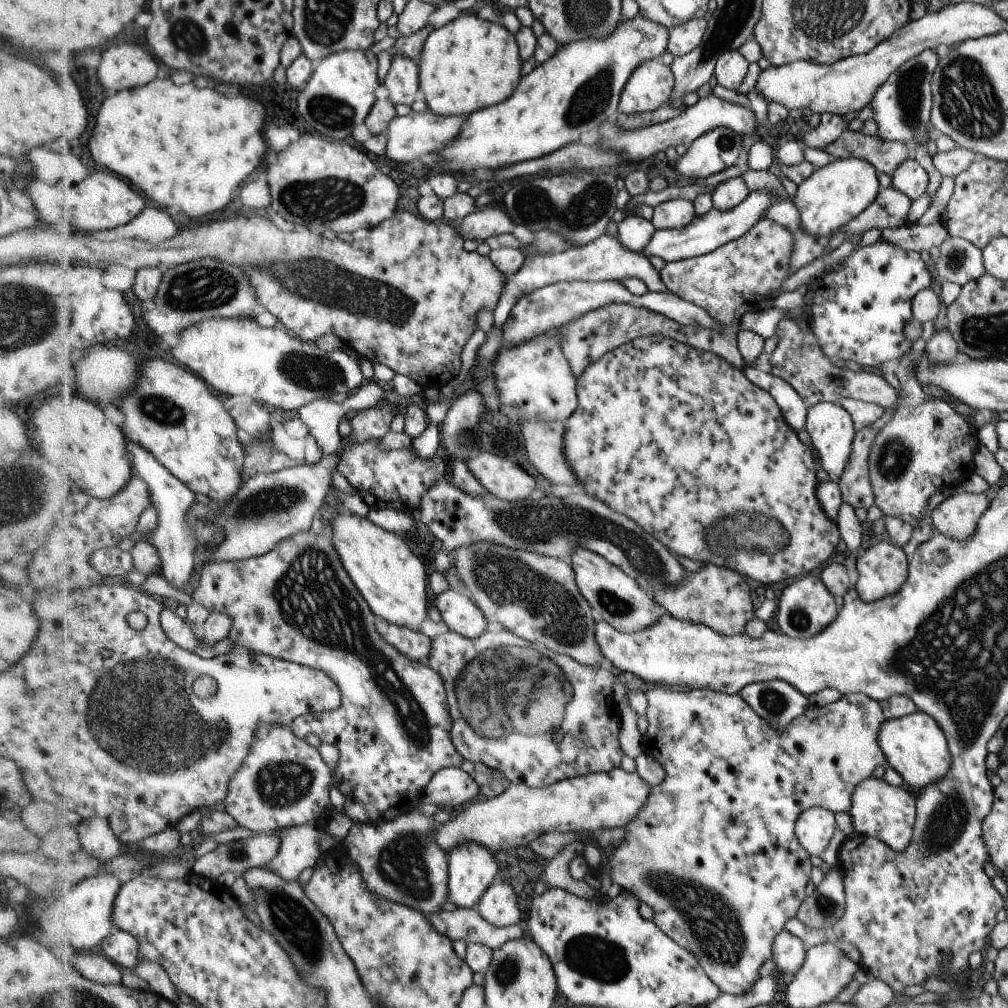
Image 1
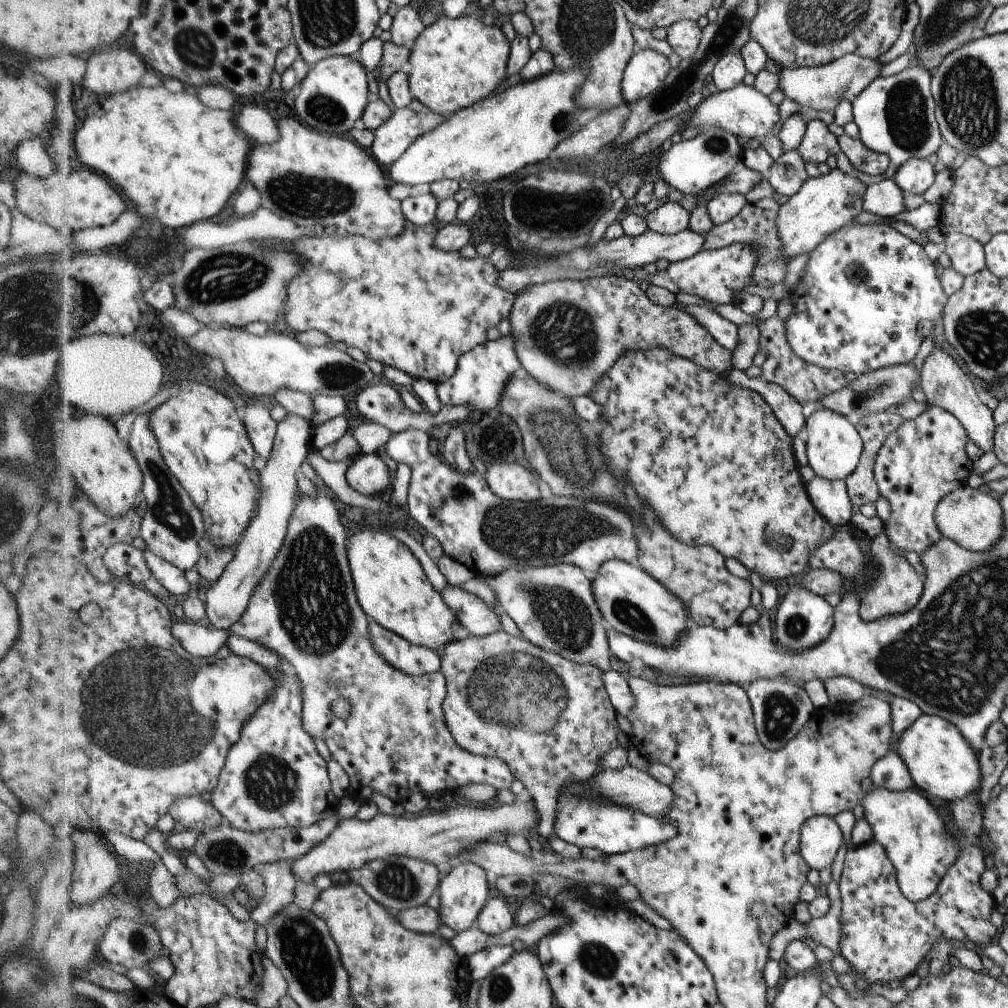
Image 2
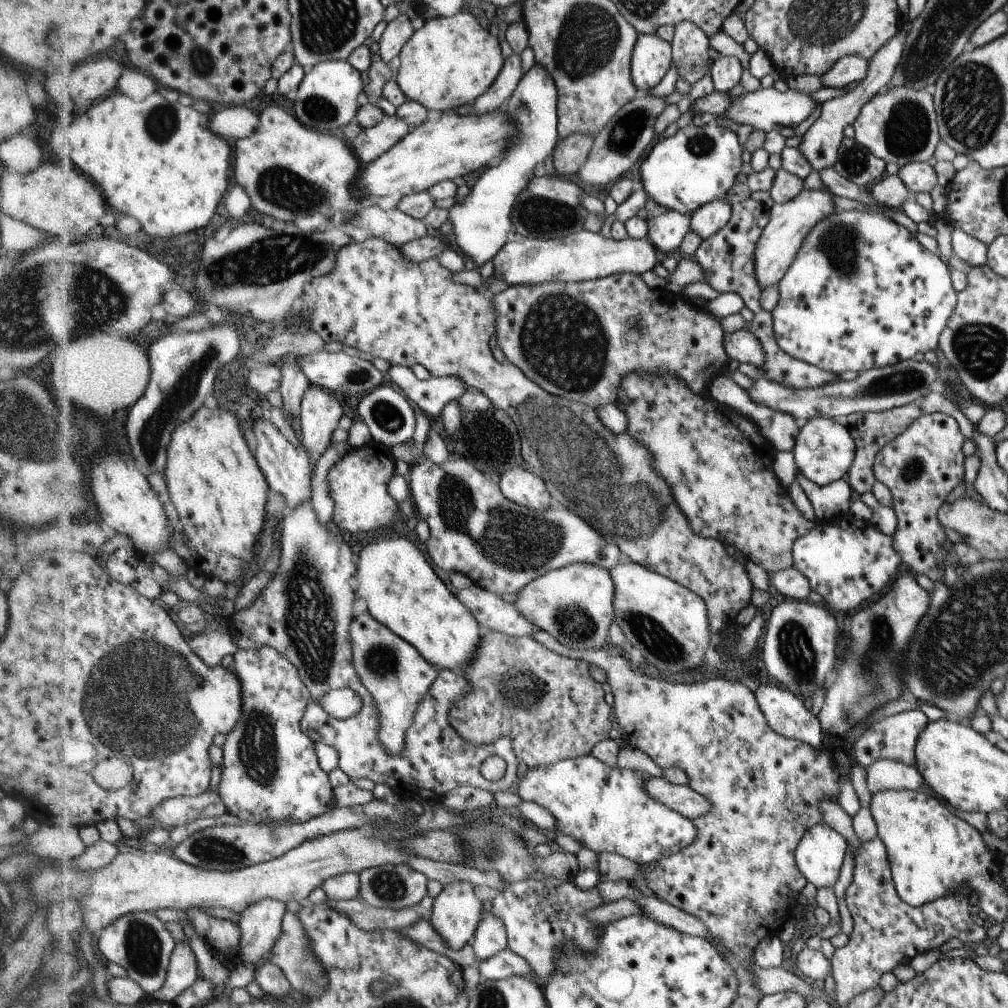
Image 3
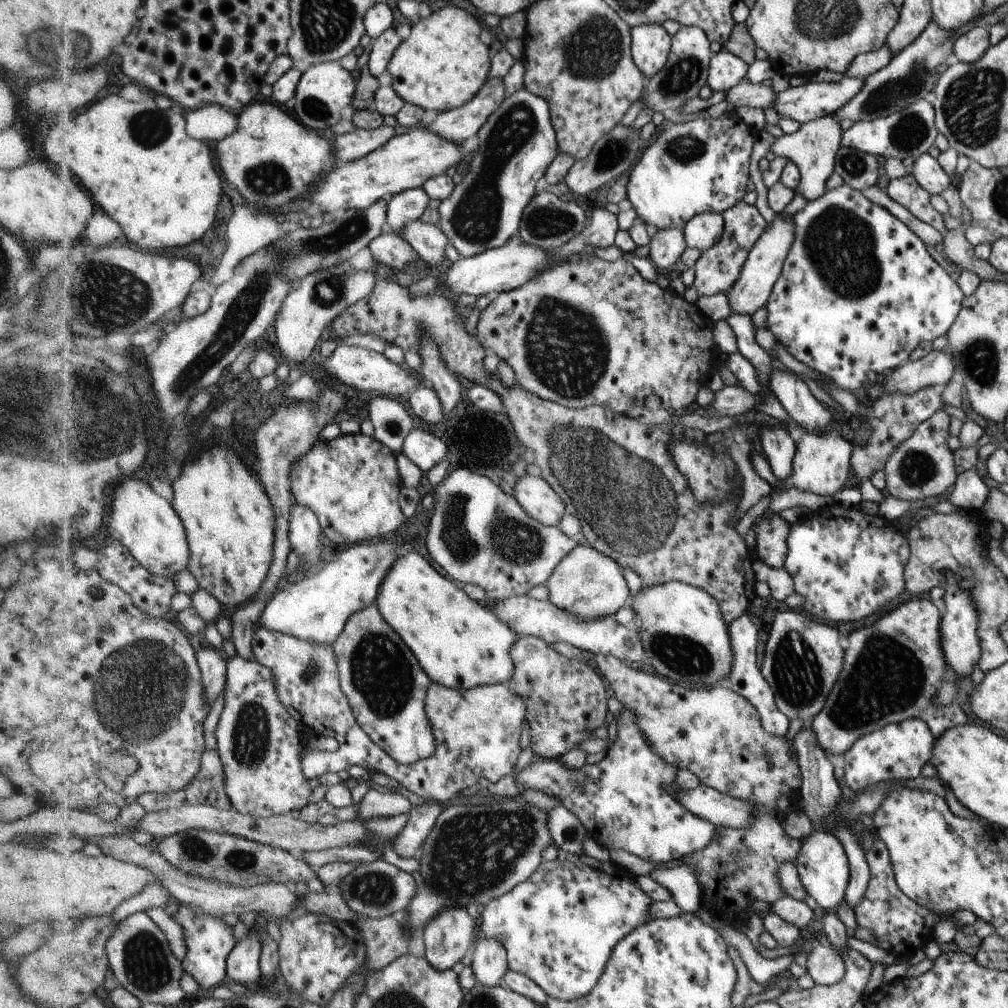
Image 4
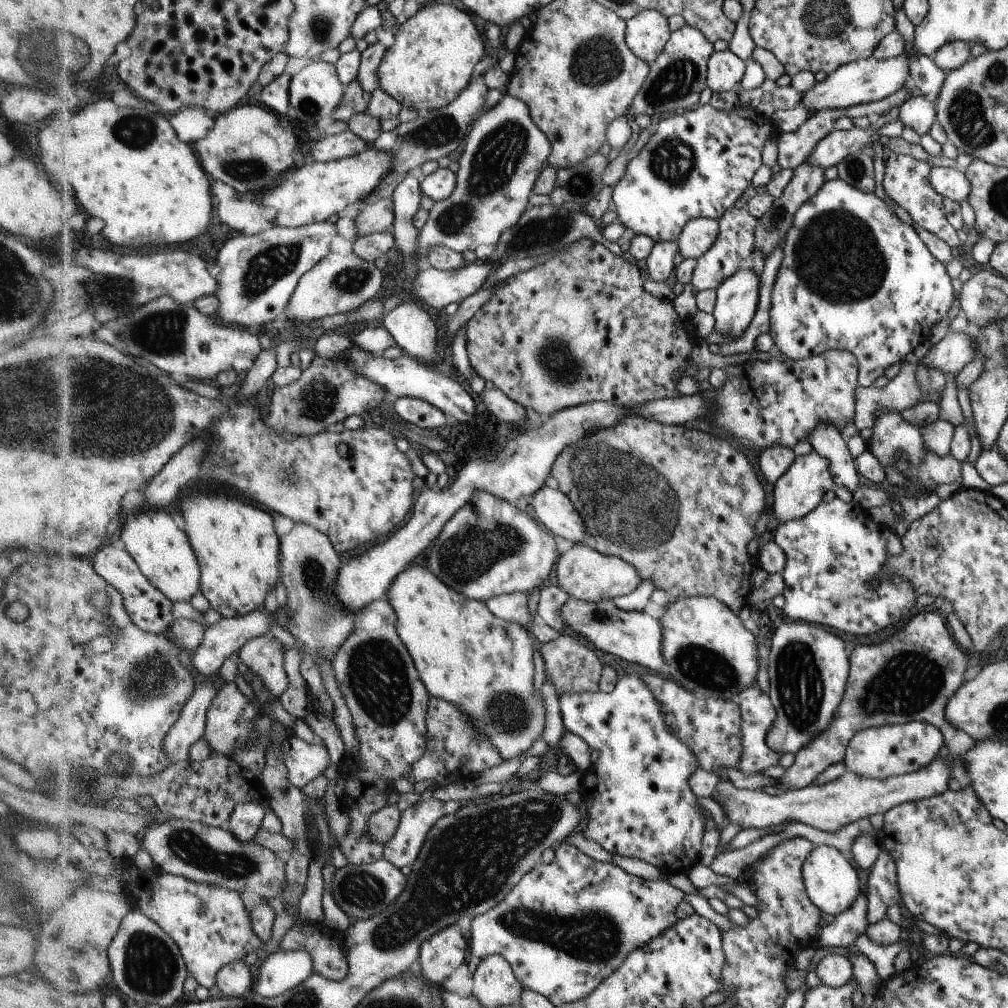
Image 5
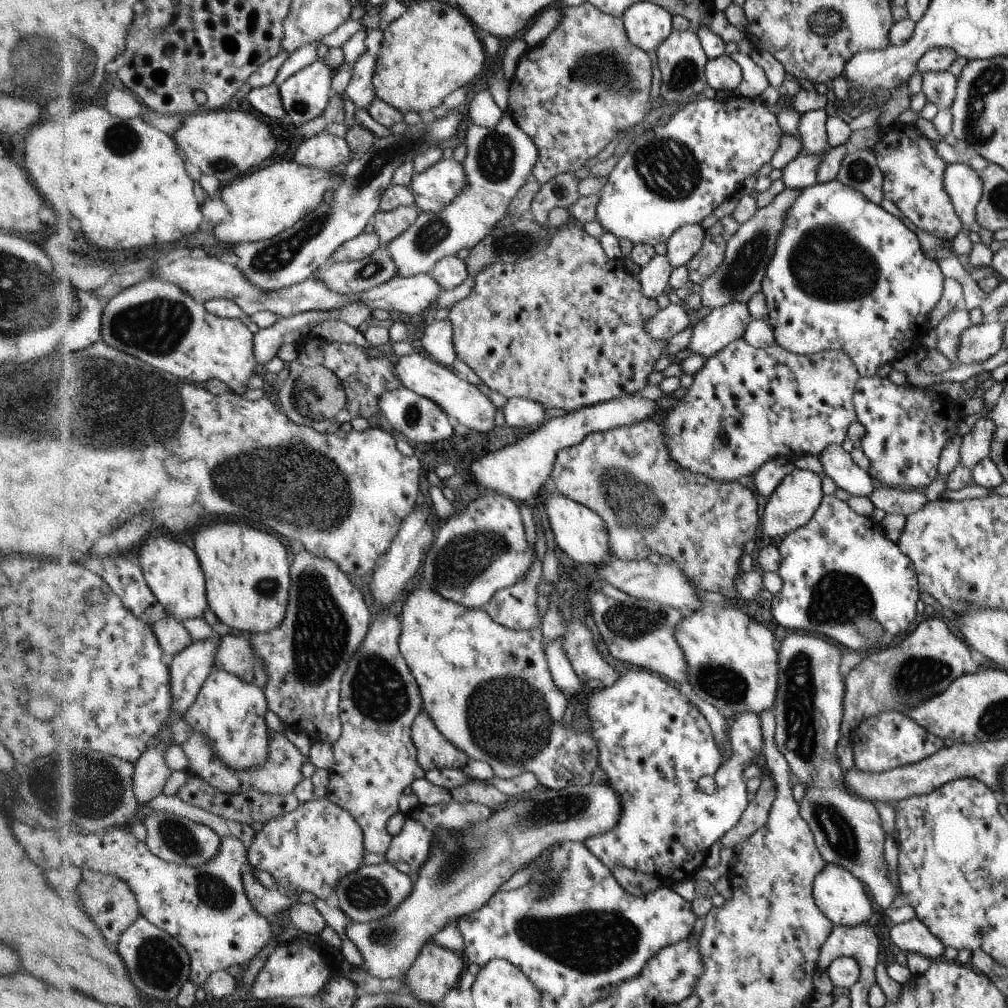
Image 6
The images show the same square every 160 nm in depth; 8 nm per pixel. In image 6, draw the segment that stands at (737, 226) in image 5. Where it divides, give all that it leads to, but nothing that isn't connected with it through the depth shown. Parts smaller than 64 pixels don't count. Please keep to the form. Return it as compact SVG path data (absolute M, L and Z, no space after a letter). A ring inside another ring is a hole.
M729 215L705 230L700 252L688 264L685 264L689 270L692 288L699 287L718 270L718 267L723 263L728 241L738 228L740 228L739 222Z

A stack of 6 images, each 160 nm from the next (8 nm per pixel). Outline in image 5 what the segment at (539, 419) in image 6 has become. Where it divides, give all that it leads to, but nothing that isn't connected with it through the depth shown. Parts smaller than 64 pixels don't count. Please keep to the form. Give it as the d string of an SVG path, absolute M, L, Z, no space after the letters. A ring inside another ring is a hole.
M496 387L485 388L481 392L484 406L502 422L520 422L526 417L526 412L521 404L513 401L507 394Z

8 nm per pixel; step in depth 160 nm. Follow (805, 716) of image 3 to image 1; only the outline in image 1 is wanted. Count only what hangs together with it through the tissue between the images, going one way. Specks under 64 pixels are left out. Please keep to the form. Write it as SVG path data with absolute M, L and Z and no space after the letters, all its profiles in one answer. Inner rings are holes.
M783 680L752 683L740 690L739 695L777 731L787 727L810 706L805 694Z

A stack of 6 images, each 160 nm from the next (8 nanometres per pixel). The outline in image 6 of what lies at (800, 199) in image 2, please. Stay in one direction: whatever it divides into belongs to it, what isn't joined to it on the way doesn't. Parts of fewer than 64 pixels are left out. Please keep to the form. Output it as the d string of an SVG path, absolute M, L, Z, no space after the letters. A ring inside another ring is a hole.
M738 301L707 311L693 326L693 335L686 349L704 358L714 357L731 342L742 339L751 320L748 305Z

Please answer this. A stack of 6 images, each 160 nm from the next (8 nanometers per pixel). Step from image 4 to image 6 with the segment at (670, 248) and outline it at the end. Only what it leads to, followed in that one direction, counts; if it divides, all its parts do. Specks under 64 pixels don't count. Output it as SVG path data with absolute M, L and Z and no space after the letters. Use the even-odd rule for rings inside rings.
M656 254L637 274L640 282L643 283L643 293L648 298L658 298L664 292L666 286L670 285L670 276L673 269L666 255Z

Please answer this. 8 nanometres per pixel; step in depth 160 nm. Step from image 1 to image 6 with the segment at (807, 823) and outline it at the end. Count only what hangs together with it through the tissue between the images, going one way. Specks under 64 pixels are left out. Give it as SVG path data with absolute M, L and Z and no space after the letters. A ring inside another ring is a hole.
M826 862L826 868L814 880L814 897L819 909L837 925L854 926L866 923L872 914L872 902L859 878L843 866Z

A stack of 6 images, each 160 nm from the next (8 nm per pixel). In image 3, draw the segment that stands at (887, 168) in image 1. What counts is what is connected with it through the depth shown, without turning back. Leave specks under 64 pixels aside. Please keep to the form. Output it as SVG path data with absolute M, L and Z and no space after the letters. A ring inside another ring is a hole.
M844 137L841 155L833 166L836 172L855 185L870 188L886 174L887 162L872 154L854 137Z

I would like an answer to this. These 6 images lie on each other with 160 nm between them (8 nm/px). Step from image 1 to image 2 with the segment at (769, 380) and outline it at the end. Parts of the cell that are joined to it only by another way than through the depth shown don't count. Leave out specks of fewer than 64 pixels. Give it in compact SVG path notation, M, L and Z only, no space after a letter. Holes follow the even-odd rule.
M732 369L732 372L725 377L736 386L741 386L763 395L763 399L771 406L771 409L775 411L776 418L783 423L783 427L792 438L804 431L807 416L803 413L803 406L795 398L792 398L792 395L788 394L788 391L784 390L784 387L778 386L773 382L768 382L762 378L762 376L748 377L746 371L740 369Z

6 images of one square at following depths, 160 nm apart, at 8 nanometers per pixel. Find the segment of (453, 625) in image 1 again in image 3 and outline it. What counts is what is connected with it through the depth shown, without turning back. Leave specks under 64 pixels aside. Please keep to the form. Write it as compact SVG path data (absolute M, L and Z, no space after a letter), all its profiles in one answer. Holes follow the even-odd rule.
M472 583L467 589L460 589L456 594L484 631L492 630L513 637L522 637L531 636L540 630L535 623L531 623L519 613L515 604L507 603L484 587Z

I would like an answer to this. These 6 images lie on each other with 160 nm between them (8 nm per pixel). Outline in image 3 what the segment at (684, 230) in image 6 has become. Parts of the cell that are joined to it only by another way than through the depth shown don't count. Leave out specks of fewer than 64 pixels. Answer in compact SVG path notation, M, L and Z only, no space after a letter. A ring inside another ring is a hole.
M720 198L709 202L696 212L692 212L691 228L706 240L728 224L732 216L731 206L728 199Z

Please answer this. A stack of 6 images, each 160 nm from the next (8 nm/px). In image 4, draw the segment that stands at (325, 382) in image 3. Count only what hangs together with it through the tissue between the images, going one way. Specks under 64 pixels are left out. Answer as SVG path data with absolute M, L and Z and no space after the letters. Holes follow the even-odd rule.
M339 344L331 352L331 355L324 360L322 368L324 368L327 376L330 376L330 378L339 380L344 386L362 390L362 392L370 390L370 392L375 392L375 394L400 396L400 394L410 394L419 384L416 378L408 374L409 370L402 370L399 364L390 362L383 354L356 345Z

